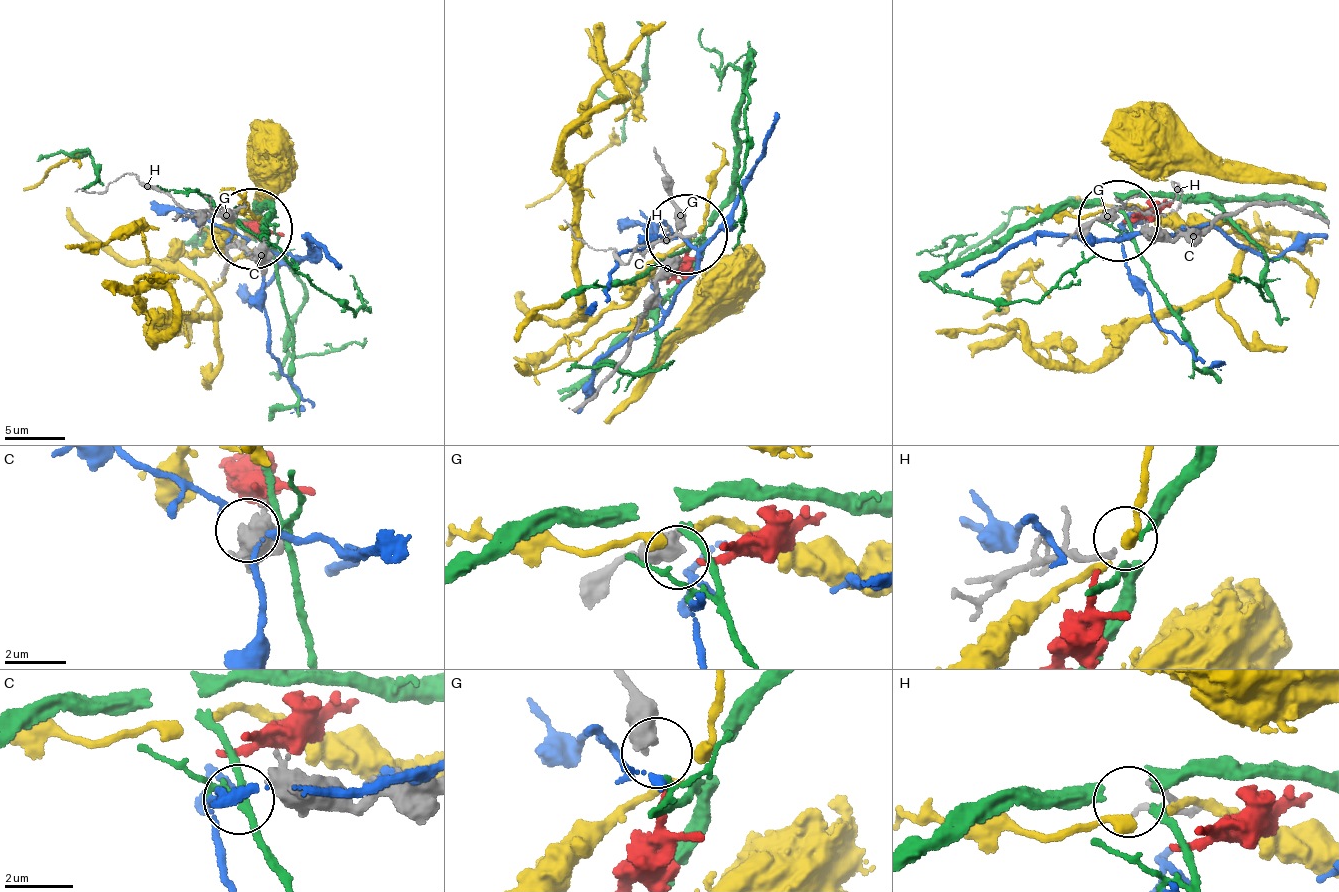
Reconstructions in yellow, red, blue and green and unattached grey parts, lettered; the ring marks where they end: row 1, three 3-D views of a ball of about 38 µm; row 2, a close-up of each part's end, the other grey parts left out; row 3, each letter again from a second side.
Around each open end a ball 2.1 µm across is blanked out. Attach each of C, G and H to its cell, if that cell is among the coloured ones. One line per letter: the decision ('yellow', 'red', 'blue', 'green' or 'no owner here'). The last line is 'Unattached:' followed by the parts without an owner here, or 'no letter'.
C: no owner here
G: blue
H: green
Unattached: C

